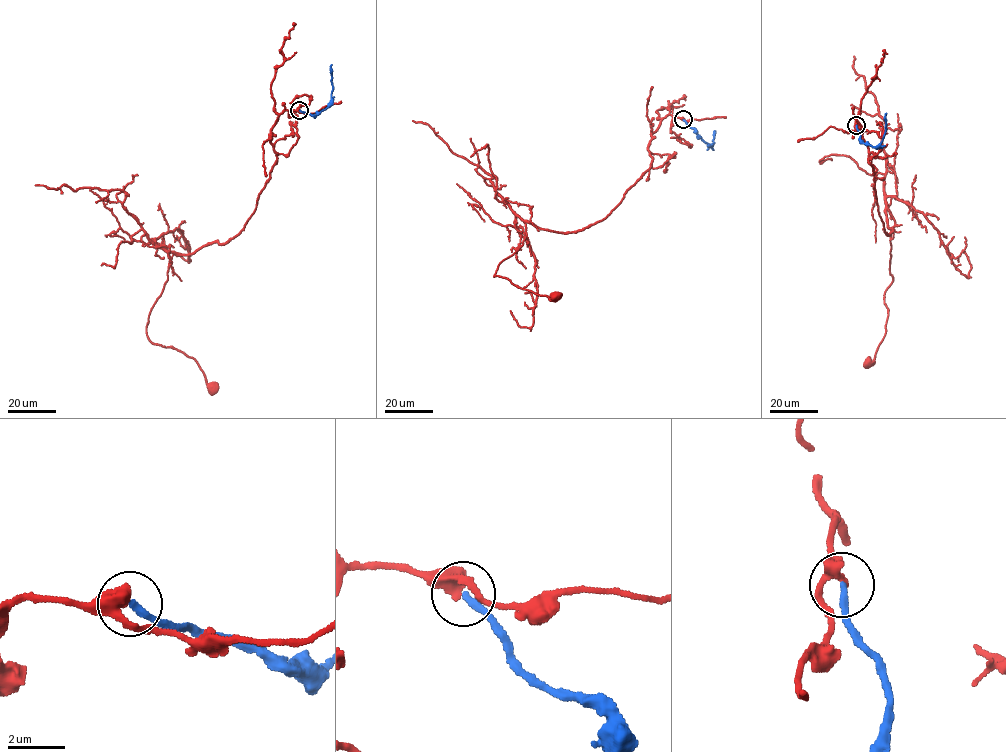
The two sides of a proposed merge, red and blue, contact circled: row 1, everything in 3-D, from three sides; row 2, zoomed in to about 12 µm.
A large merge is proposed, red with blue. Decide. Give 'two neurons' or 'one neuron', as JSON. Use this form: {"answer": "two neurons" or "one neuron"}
{"answer": "two neurons"}

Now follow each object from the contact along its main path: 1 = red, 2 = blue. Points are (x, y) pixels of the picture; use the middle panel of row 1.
1: (682, 120), (663, 118), (650, 169), (605, 218), (562, 232), (525, 223), (526, 238), (493, 276), (555, 295)
2: (683, 120), (710, 144), (713, 143), (715, 131)

